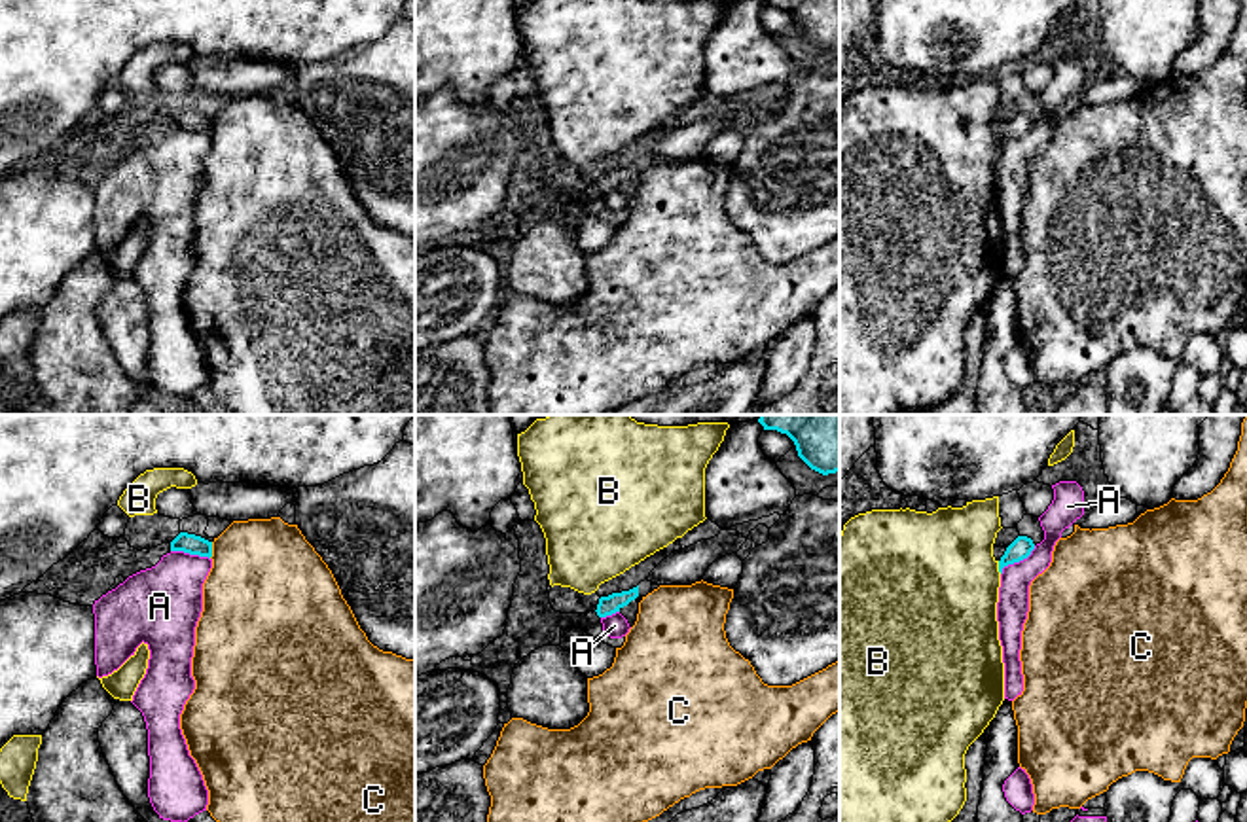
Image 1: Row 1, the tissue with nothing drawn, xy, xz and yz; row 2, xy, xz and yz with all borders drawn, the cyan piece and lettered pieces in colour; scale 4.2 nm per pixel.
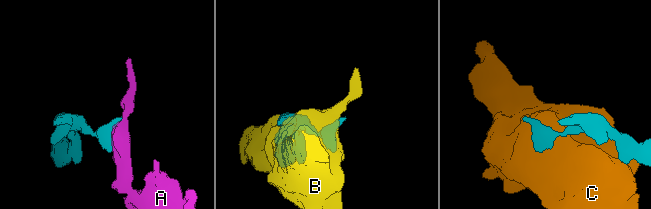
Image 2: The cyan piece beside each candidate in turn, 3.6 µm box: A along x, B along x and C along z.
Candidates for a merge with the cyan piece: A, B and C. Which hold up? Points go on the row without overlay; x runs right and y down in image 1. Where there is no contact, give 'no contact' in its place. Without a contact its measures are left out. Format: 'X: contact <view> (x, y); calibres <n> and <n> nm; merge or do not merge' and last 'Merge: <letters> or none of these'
A: contact yz (1016, 137); calibres 90 and 140 nm; do not merge
B: contact yz (999, 142); calibres 90 and 480 nm; do not merge
C: contact xy (211, 125); calibres 90 and 460 nm; do not merge
Merge: none of these

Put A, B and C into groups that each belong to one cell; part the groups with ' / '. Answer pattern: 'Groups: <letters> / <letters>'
Groups: A / B / C

